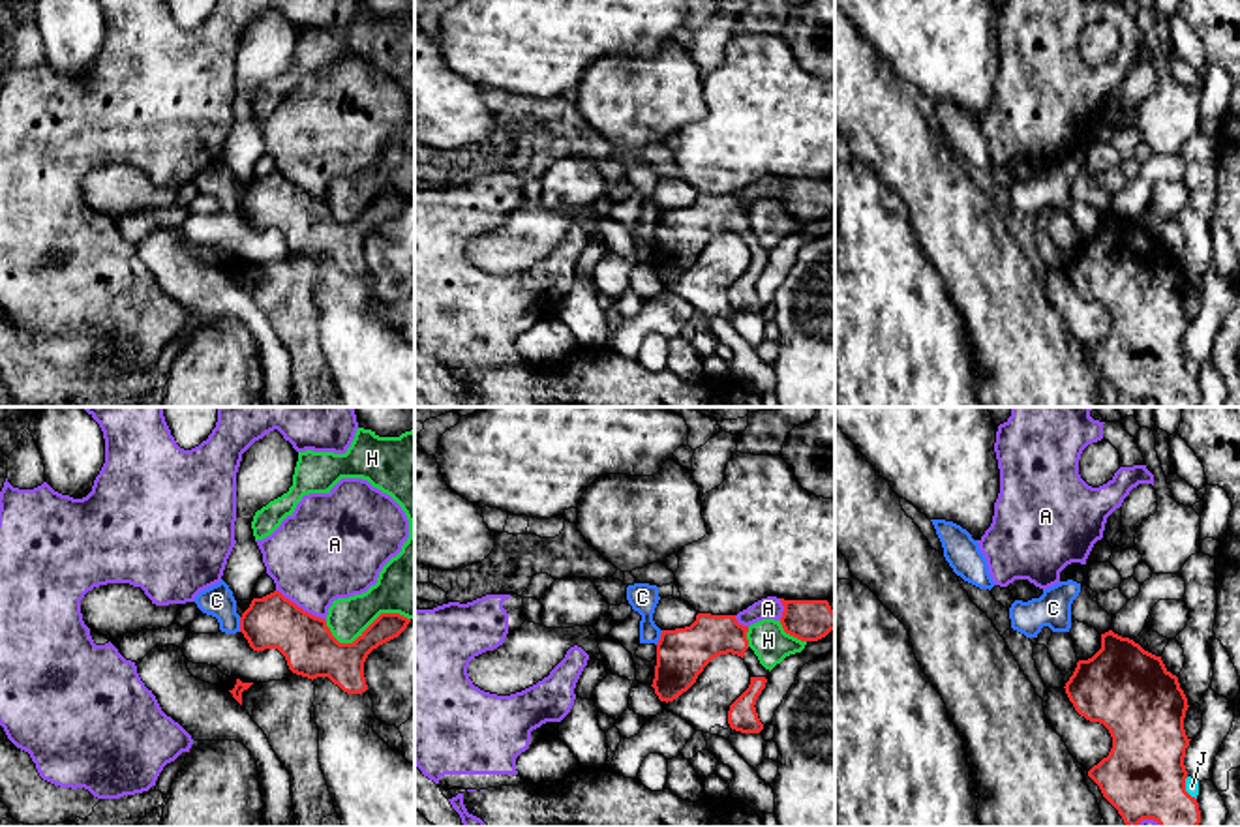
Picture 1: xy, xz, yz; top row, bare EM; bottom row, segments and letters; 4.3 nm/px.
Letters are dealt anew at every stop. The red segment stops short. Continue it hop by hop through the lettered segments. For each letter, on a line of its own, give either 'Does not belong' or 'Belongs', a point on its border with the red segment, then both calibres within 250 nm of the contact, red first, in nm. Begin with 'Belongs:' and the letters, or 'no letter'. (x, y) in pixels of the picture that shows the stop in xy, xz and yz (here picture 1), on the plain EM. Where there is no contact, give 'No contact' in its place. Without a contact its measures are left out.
Belongs: no letter
A: Does not belong. Touches red at xy (301, 188). Thickness 220 nm (red) against 420 nm
C: Does not belong. Touches red at xy (241, 205). Thickness 220 nm (red) against 140 nm
H: Does not belong. Touches red at xy (368, 207). Thickness 200 nm (red) against 260 nm
J: Does not belong. Touches red at yz (1184, 368). Thickness 360 nm (red) against 60 nm

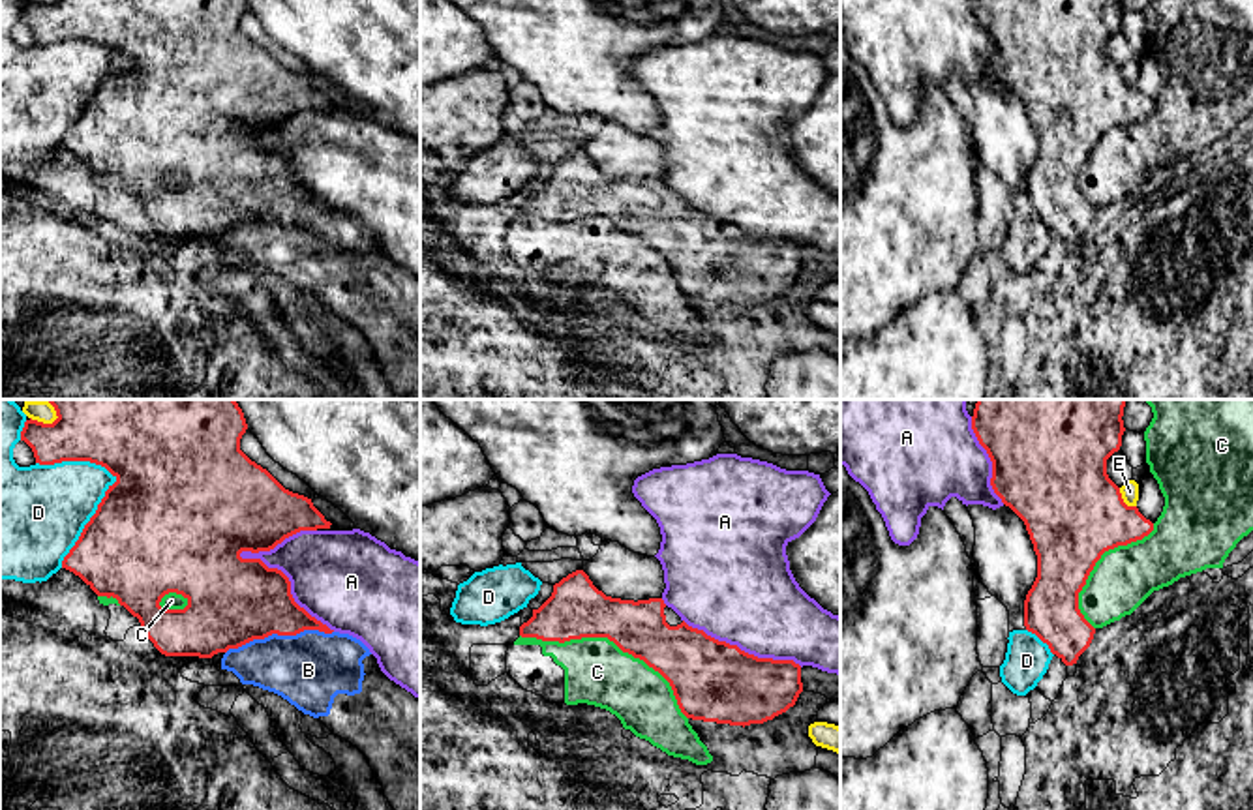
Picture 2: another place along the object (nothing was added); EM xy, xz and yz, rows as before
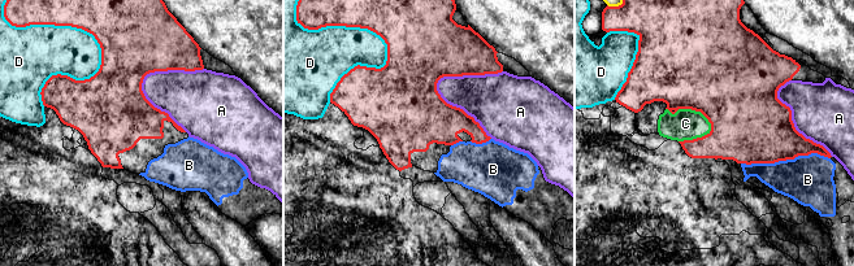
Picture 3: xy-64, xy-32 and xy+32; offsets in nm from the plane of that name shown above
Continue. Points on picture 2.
Belongs: B
A: Does not belong. Touches red at xy (289, 165). Thickness 380 nm (red) against 420 nm
B: Belongs. Touches red at xy (278, 214). Thickness 380 nm (red) against 320 nm
C: Does not belong. Touches red at xz (612, 220). Thickness 240 nm (red) against 280 nm
D: Does not belong. Touches red at xy (96, 90). Thickness 500 nm (red) against 400 nm
E: Does not belong. Touches red at yz (1122, 81). Thickness 420 nm (red) against 80 nm

